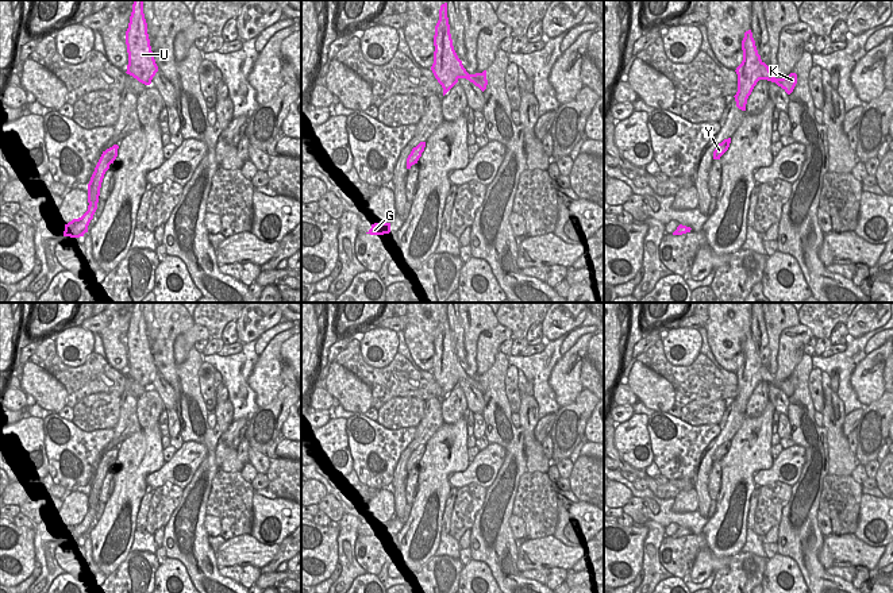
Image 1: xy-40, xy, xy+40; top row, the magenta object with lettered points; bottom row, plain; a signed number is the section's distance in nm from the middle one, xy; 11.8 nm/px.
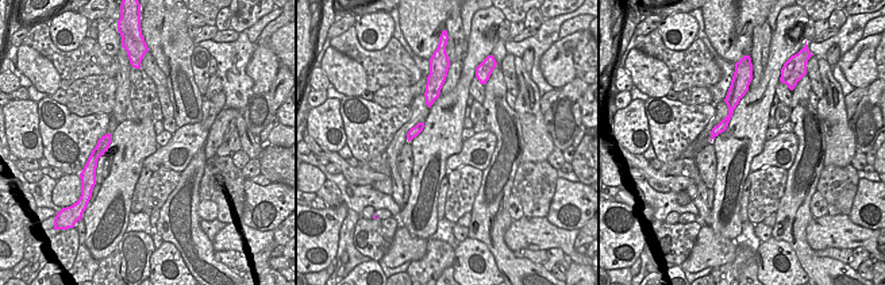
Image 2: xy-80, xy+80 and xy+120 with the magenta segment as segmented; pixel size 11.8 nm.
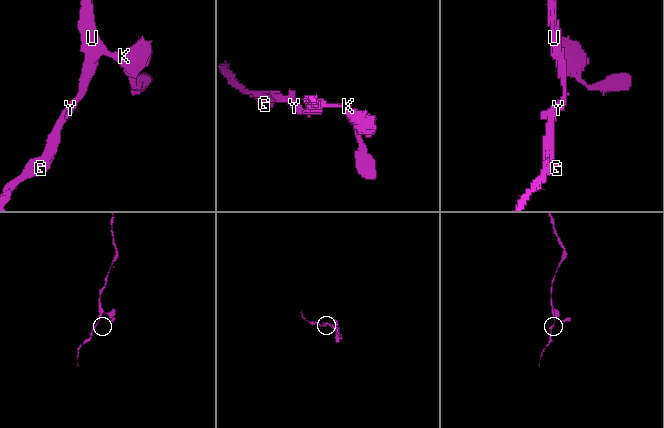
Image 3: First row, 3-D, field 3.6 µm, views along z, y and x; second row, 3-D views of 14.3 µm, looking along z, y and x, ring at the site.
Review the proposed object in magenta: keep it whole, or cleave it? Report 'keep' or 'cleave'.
keep

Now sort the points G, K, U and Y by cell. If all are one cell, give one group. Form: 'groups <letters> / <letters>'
groups G K U Y

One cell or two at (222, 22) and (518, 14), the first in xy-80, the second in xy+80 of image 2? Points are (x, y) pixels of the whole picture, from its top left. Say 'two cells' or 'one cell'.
two cells

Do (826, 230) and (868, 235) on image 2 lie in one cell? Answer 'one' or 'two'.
one

